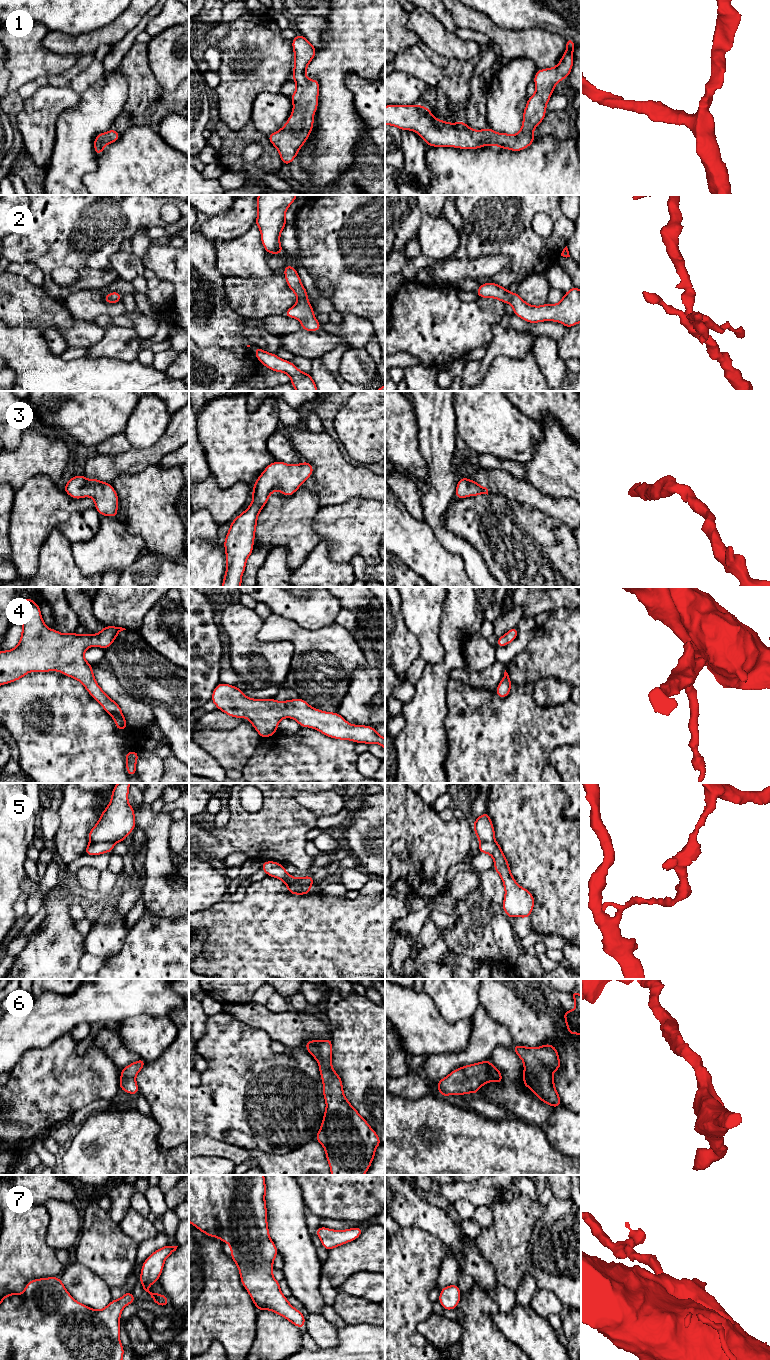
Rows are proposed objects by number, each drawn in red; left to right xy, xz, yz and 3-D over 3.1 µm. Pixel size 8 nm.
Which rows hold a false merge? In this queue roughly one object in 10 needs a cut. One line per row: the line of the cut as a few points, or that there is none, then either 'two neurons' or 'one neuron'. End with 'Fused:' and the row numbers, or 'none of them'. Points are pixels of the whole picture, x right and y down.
1: cut none; one neuron
2: cut none; one neuron
3: cut none; one neuron
4: cut none; one neuron
5: cut xy (114, 842), (90, 843); two neurons
6: cut none; one neuron
7: cut none; one neuron
Fused: 5

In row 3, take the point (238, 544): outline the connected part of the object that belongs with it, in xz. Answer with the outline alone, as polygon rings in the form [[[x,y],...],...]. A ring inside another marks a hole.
[[[275,461],[269,464],[253,485],[253,501],[250,506],[230,524],[224,540],[227,567],[222,587],[241,587],[241,578],[246,561],[253,552],[257,517],[273,491],[279,490],[284,496],[293,495],[312,475],[312,464],[289,465]]]

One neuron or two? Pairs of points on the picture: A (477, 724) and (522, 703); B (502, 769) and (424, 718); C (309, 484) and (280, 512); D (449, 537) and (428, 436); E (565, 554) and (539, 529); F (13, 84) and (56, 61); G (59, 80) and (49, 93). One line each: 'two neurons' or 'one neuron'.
A: one neuron
B: two neurons
C: two neurons
D: one neuron
E: one neuron
F: one neuron
G: two neurons

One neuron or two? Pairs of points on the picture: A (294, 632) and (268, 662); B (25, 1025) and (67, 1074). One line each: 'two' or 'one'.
A: two
B: two

